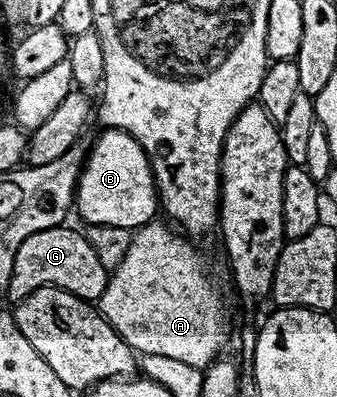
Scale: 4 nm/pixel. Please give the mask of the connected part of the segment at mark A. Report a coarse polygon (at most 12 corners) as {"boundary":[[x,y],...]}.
{"boundary":[[153,220],[96,306],[138,354],[204,370],[228,340],[201,254]]}

